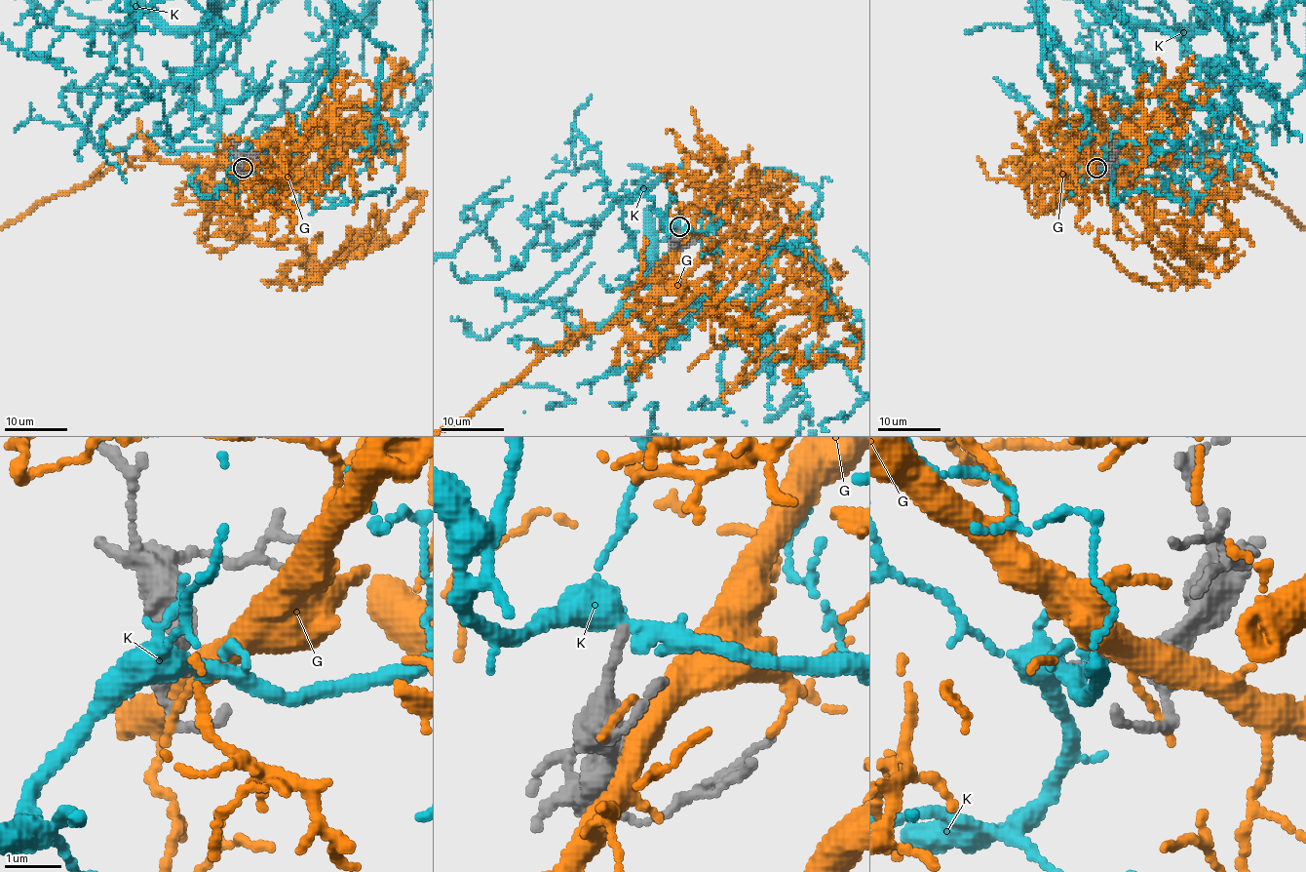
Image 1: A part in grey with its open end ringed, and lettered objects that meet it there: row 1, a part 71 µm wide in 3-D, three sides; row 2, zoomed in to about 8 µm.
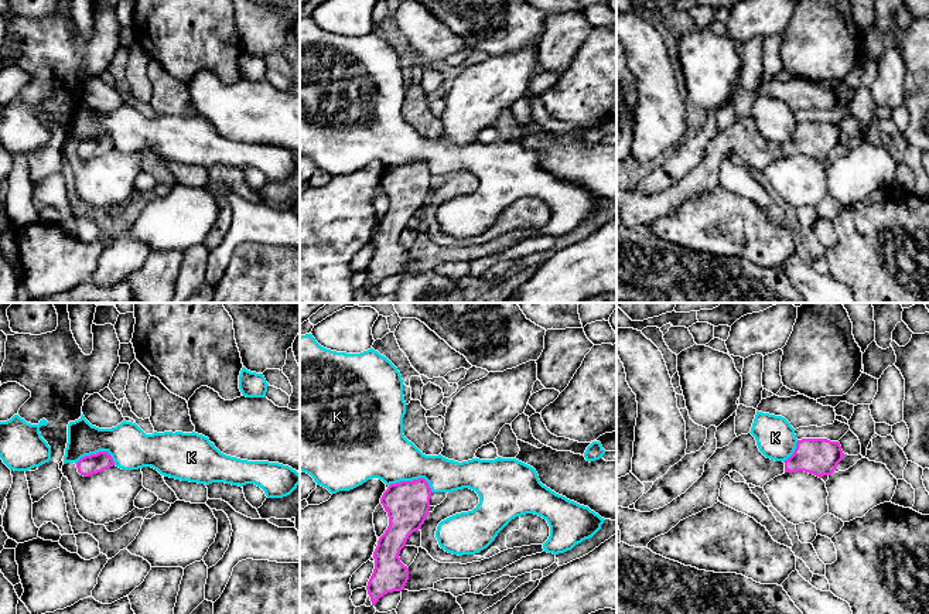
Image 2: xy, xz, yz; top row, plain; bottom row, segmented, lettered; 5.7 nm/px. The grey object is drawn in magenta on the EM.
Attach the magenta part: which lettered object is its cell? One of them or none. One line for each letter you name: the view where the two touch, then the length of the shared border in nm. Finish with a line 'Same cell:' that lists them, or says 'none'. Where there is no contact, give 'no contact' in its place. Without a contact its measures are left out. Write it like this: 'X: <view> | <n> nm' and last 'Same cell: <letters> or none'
Same cell: none

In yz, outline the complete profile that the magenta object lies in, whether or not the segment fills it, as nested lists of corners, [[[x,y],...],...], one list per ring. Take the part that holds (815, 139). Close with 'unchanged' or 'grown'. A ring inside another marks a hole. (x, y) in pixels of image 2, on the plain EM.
[[[751,116],[741,117],[728,129],[717,132],[706,144],[703,158],[684,177],[663,191],[641,195],[617,190],[621,225],[646,231],[652,222],[667,216],[680,204],[711,191],[718,185],[721,164],[731,153],[740,156],[747,167],[762,171],[785,156],[805,154],[819,161],[831,158],[843,139],[839,124],[802,122],[797,123],[796,132],[788,143],[775,144],[759,134]]]; grown

